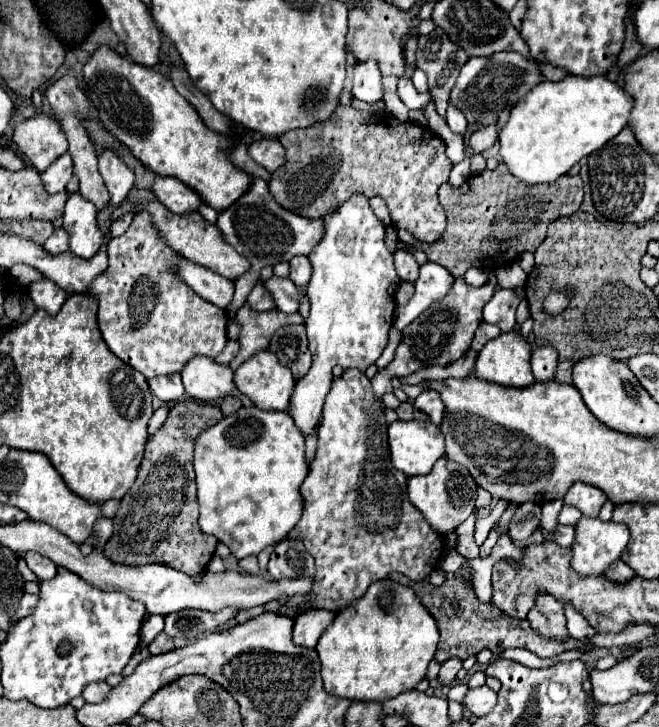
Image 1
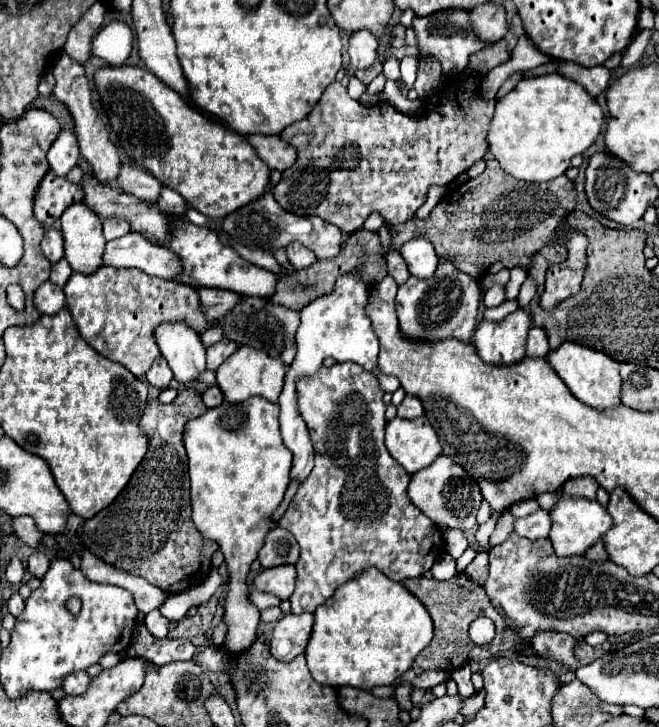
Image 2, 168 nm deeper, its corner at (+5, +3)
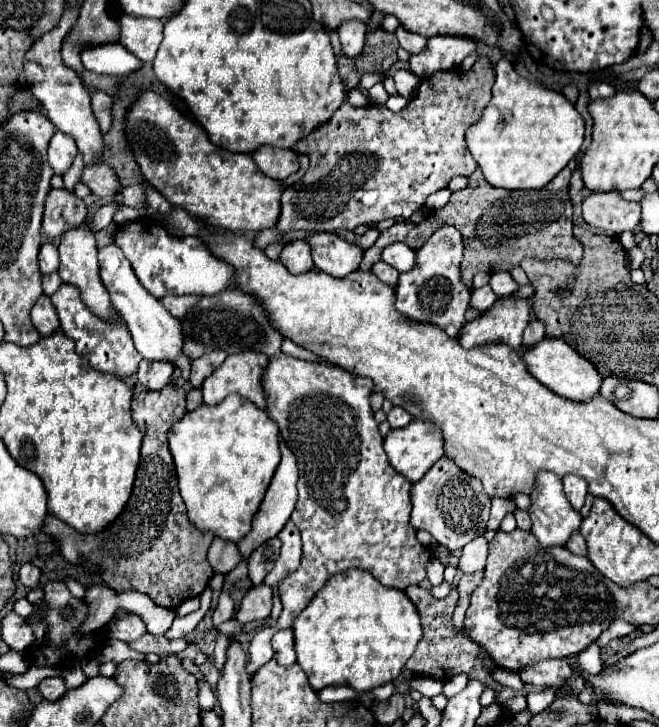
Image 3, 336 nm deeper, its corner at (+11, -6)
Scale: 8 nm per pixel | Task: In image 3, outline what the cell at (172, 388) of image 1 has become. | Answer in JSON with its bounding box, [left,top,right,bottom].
[138,360,174,390]

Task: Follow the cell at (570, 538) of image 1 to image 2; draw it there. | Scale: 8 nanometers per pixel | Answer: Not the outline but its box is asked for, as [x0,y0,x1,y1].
[514,511,550,539]

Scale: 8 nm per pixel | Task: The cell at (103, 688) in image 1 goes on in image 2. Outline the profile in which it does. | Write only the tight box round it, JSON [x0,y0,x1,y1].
[62,671,90,695]

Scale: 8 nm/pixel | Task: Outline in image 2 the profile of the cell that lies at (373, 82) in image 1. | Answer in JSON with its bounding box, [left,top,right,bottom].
[348,31,378,75]

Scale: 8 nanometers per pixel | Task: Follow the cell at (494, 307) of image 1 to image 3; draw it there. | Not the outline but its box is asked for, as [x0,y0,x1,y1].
[472,286,498,310]

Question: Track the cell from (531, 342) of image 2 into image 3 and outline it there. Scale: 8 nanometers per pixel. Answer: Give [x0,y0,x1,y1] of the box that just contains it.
[524,320,544,348]

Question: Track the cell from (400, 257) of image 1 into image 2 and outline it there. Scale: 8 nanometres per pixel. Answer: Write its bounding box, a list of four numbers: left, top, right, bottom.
[386,251,410,285]

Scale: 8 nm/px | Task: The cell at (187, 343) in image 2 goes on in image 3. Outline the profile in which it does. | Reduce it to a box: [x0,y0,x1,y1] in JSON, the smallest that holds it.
[98,242,184,364]

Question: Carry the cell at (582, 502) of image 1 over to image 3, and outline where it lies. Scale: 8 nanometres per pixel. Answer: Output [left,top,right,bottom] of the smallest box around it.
[562,476,588,510]

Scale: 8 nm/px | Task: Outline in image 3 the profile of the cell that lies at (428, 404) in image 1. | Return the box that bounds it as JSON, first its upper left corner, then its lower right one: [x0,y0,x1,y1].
[388,406,412,428]

